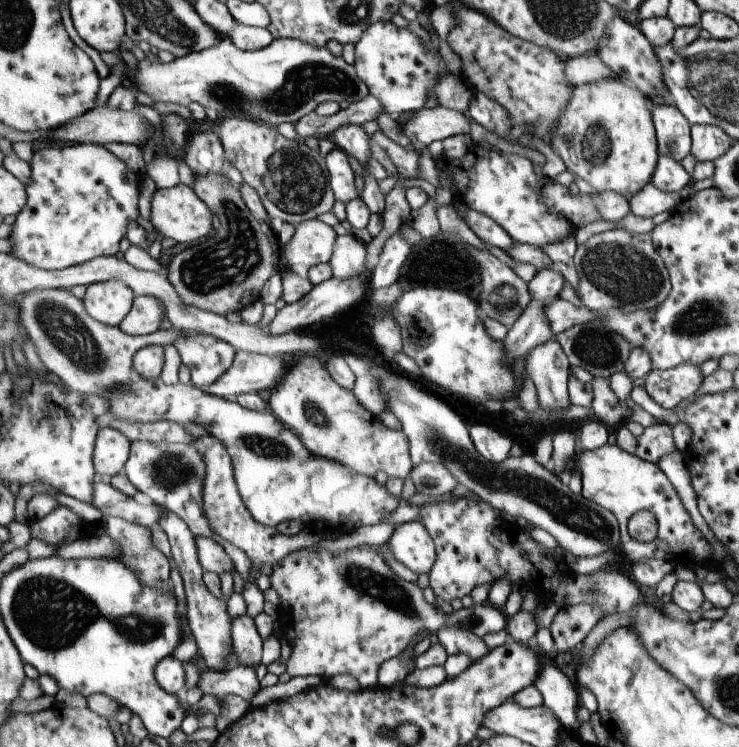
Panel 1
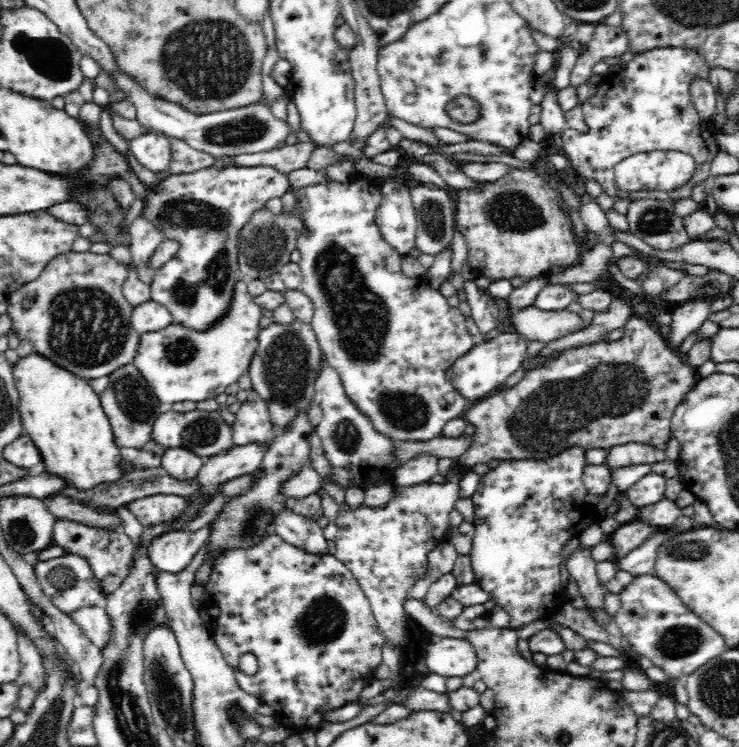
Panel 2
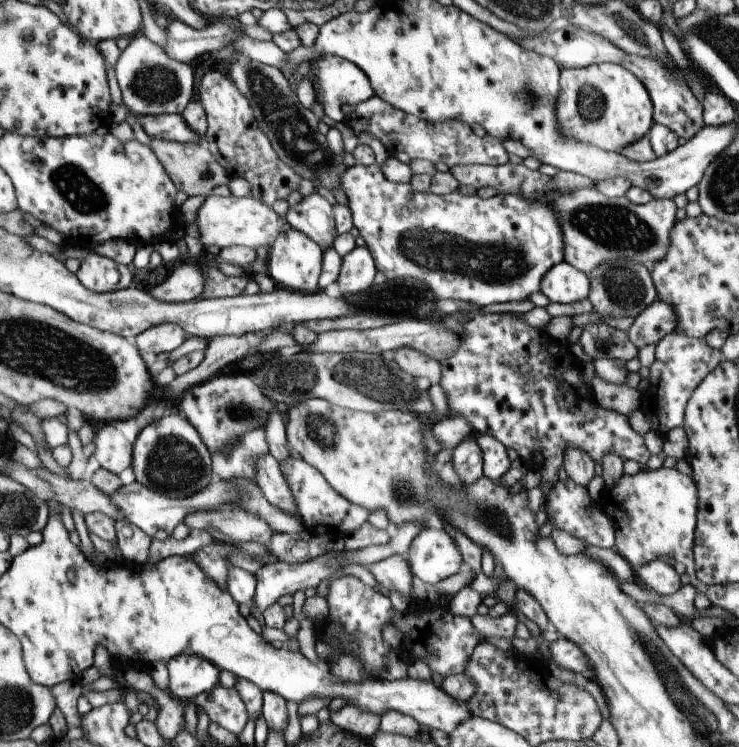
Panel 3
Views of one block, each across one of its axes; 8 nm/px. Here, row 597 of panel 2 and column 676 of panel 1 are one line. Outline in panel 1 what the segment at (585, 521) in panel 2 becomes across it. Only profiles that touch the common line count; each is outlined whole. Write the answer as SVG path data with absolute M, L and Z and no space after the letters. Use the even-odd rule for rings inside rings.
M606 443L594 450L583 448L575 452L572 460L566 464L566 470L572 473L577 470L576 467L581 475L581 494L584 498L610 510L616 516L621 534L620 544L631 562L654 558L666 560L675 568L684 566L693 570L698 567L722 569L714 560L712 546L692 524L690 514L684 508L674 485L666 478L659 465L642 460L635 454L622 450L617 444ZM642 510L652 512L658 524L657 538L648 543L637 541L628 530L629 518Z

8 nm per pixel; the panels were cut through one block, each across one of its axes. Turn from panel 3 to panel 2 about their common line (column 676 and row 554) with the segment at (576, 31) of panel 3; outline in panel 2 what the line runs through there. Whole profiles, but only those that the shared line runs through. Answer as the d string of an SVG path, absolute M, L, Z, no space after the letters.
M58 519L54 524L53 543L53 545L61 546L68 553L84 557L90 564L94 577L100 581L102 593L108 595L111 595L116 588L120 588L122 580L126 580L134 562L134 554L136 554L136 547L123 531L113 532L105 528L101 530L101 528L67 519Z

